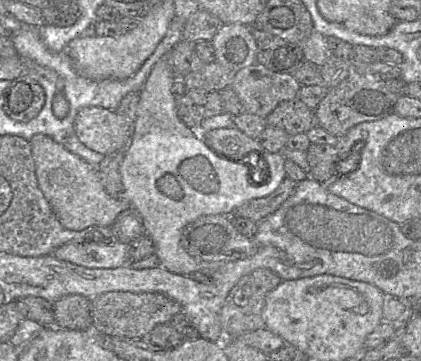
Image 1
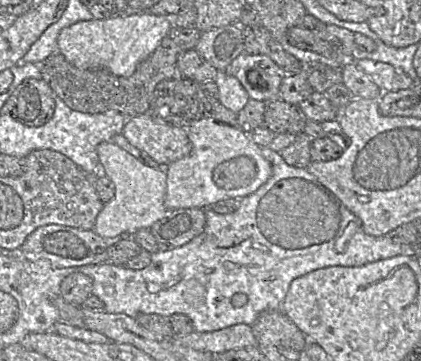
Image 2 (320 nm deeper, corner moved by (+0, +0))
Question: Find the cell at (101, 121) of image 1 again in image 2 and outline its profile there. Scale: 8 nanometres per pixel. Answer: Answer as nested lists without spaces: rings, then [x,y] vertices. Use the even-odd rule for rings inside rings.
[[[149,113],[128,118],[122,135],[159,164],[178,161],[192,150],[187,129],[160,122]]]

